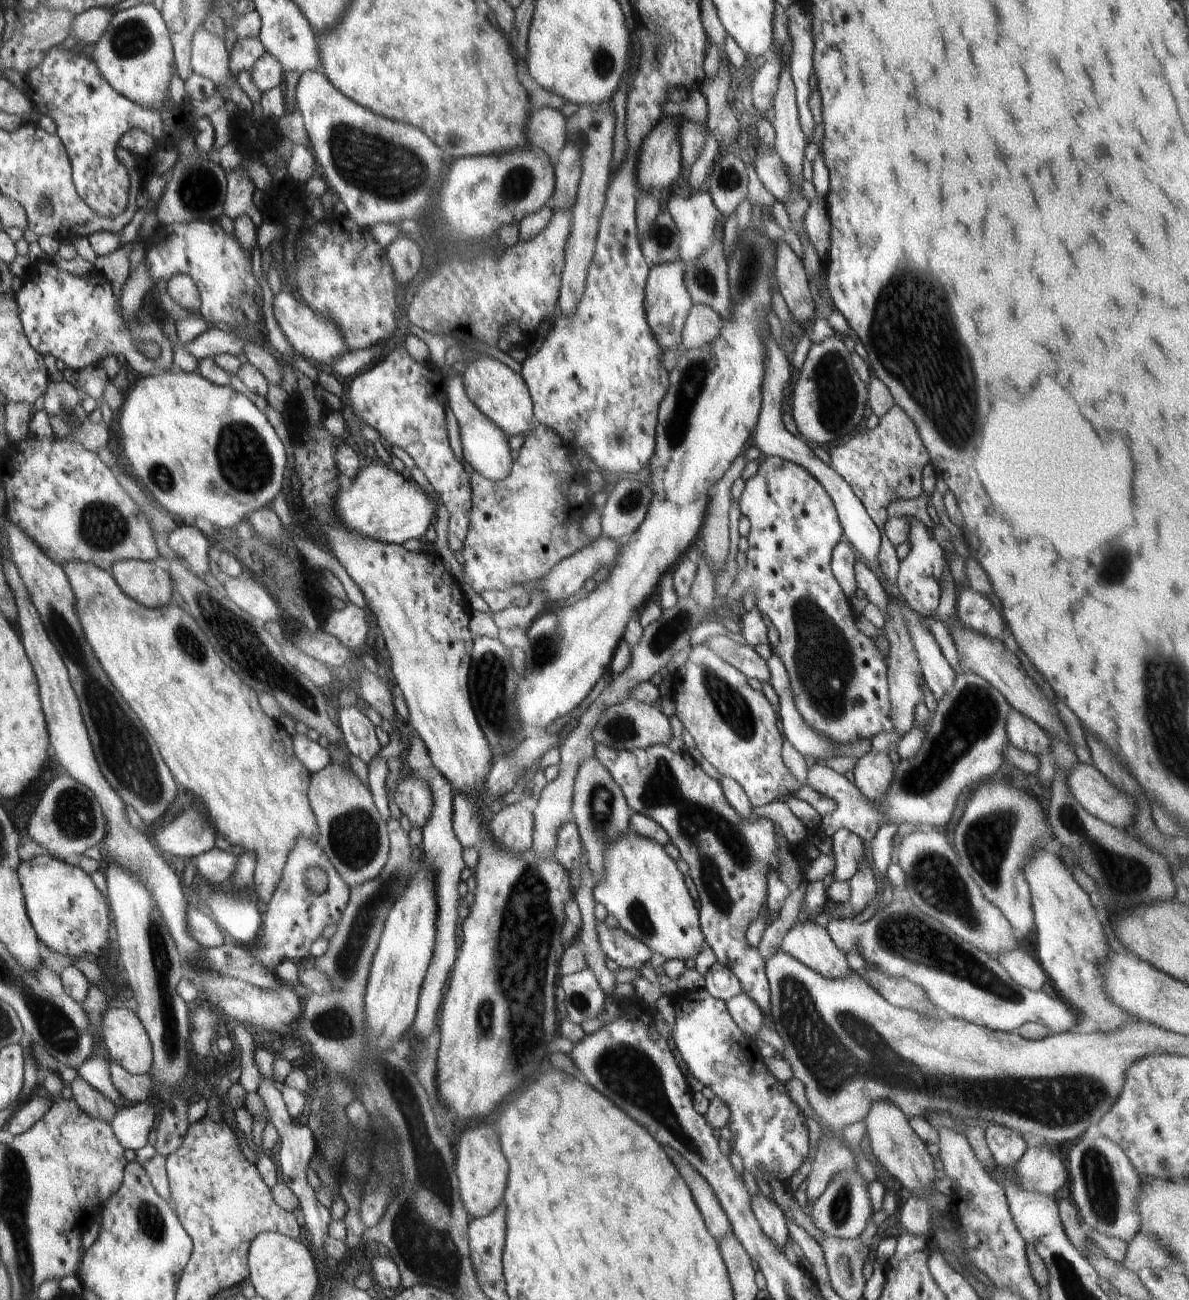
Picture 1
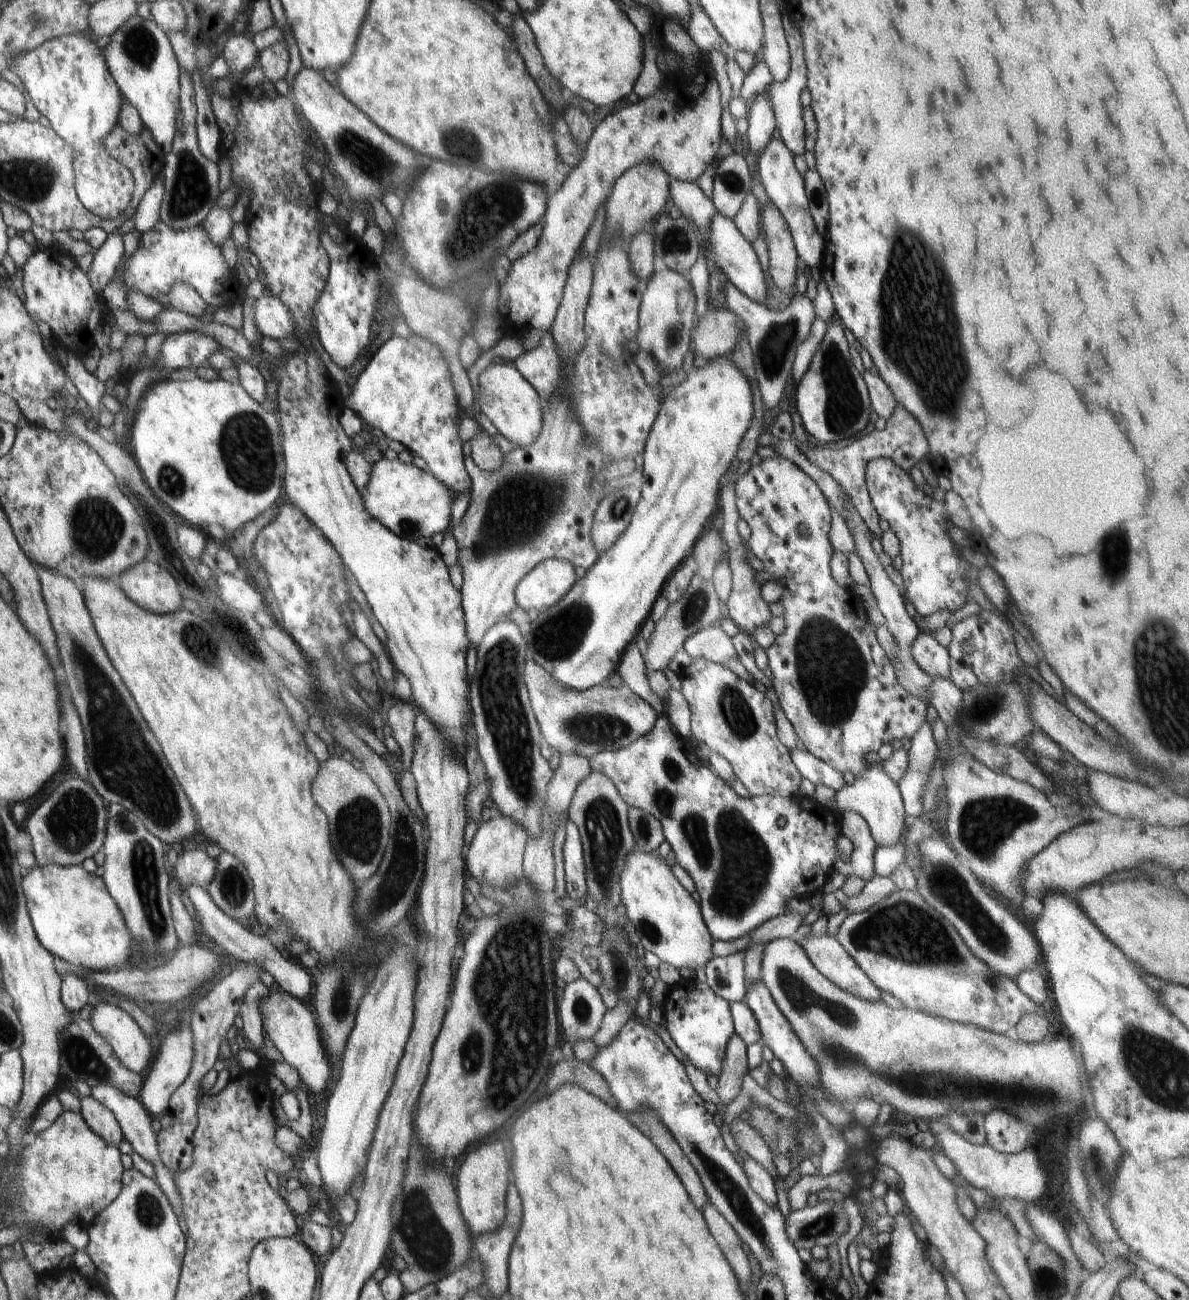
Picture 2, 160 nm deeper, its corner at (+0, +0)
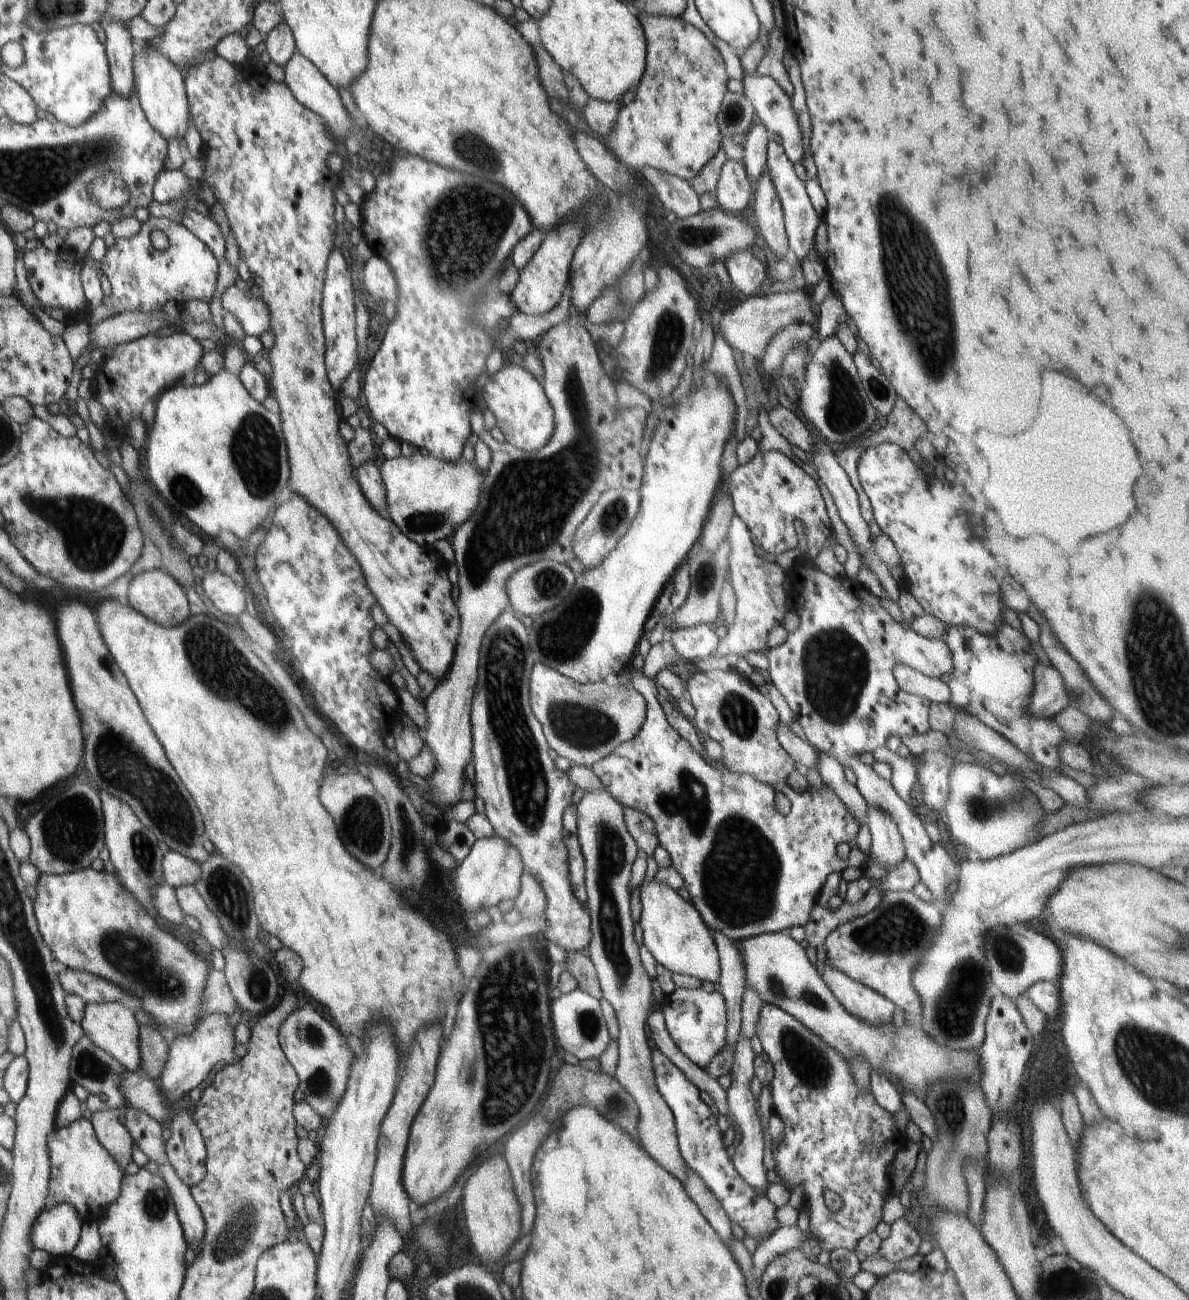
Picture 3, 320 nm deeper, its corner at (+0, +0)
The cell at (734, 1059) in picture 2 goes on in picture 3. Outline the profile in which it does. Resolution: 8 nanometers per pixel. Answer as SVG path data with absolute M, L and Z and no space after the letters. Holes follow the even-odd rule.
M711 931L718 951L720 980L717 990L722 994L727 1008L726 1045L736 1047L741 1031L741 1004L746 988L745 966L736 940L721 932Z

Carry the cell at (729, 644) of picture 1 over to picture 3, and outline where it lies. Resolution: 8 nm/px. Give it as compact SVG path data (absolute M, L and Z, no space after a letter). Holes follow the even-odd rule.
M666 624L666 637L677 654L691 662L712 656L721 640L710 625L703 624L692 628L669 628Z

